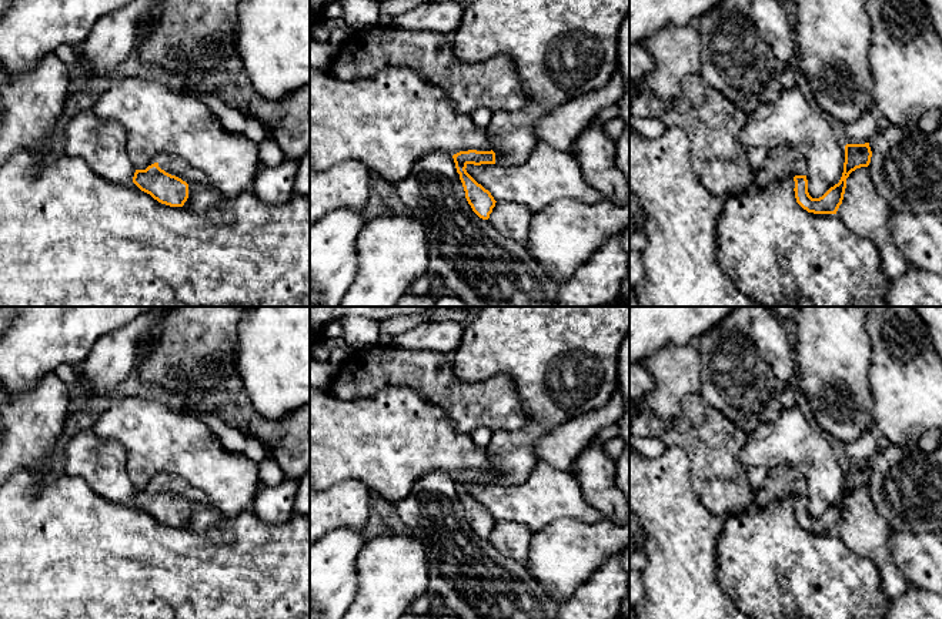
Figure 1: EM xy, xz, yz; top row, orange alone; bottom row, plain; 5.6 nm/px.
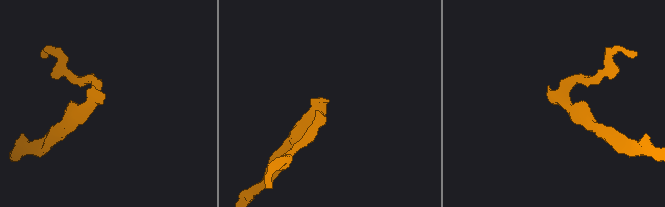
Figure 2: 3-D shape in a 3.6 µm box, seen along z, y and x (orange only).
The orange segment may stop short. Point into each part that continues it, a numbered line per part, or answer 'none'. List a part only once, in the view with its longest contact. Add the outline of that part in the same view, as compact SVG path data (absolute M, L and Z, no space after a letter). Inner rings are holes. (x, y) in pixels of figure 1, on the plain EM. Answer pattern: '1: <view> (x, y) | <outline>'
1: xy (171, 484) | M161 474L158 475L157 482L161 489L181 498L188 505L190 503L210 505L210 499L204 493L204 491L194 488L191 484L188 484L186 479L180 476Z

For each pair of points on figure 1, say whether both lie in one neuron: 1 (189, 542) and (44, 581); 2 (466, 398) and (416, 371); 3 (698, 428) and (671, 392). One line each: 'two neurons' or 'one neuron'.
1: one neuron
2: one neuron
3: two neurons

